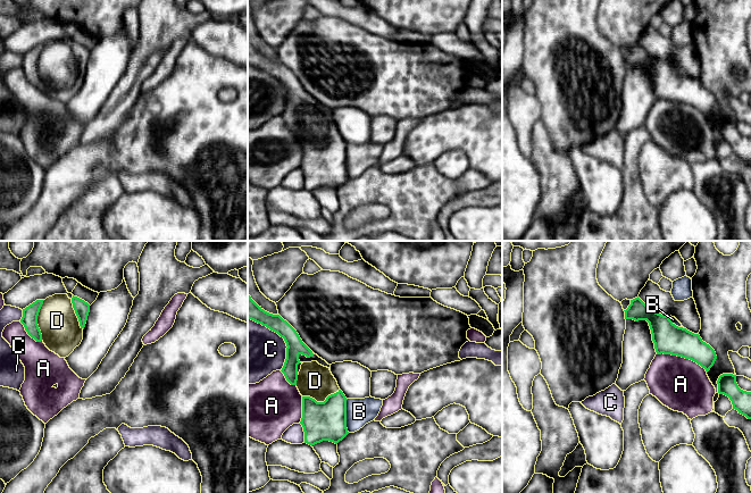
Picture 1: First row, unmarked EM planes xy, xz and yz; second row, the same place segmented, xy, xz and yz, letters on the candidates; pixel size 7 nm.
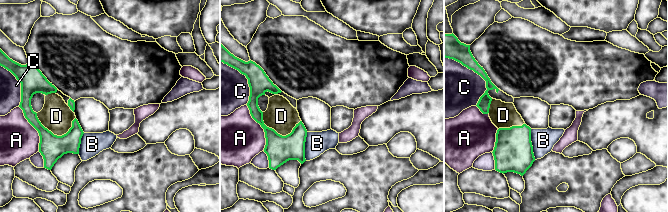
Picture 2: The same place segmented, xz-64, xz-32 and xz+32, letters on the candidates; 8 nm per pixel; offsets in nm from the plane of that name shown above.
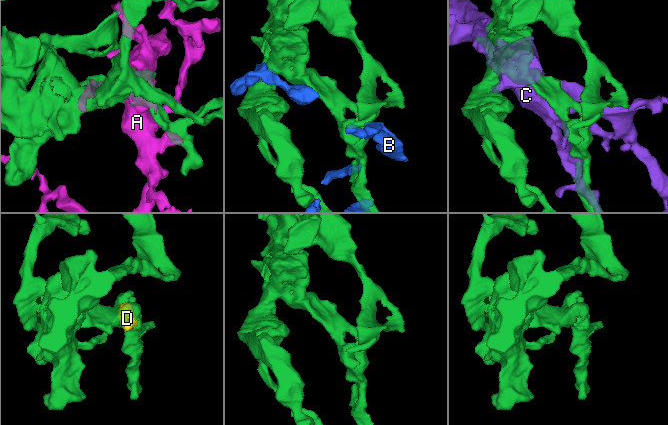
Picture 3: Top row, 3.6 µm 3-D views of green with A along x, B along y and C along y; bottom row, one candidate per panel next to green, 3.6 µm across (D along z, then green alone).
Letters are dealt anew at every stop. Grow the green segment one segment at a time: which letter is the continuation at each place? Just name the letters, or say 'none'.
D

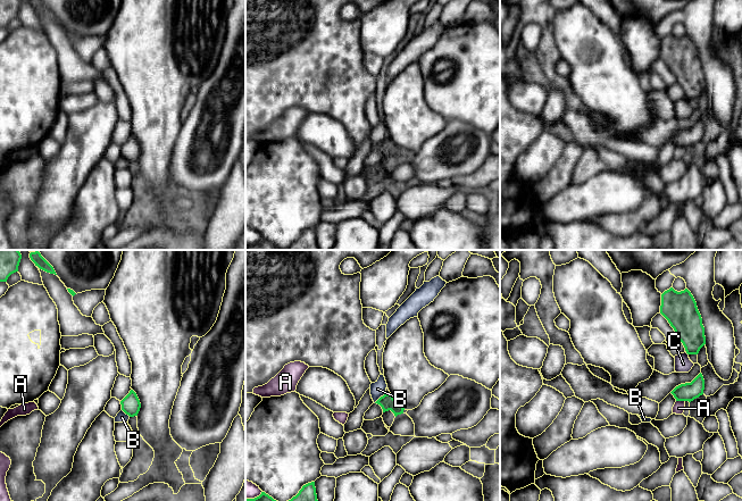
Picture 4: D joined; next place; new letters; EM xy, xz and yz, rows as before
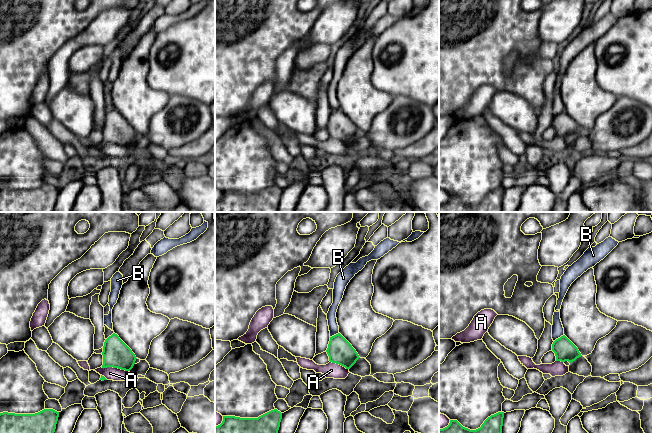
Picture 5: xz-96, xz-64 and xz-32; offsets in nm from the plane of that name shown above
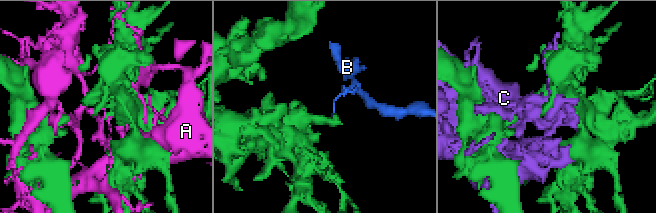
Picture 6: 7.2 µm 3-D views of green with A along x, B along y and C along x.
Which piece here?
none

